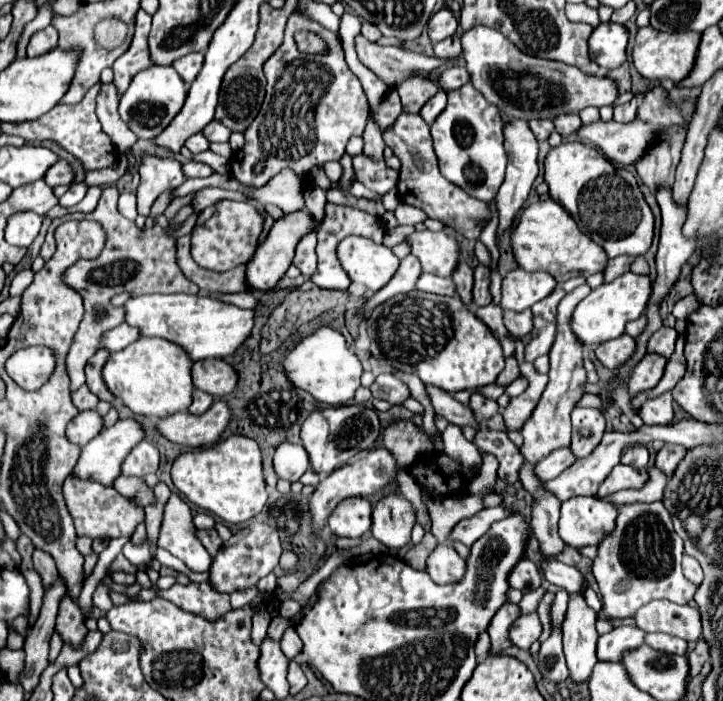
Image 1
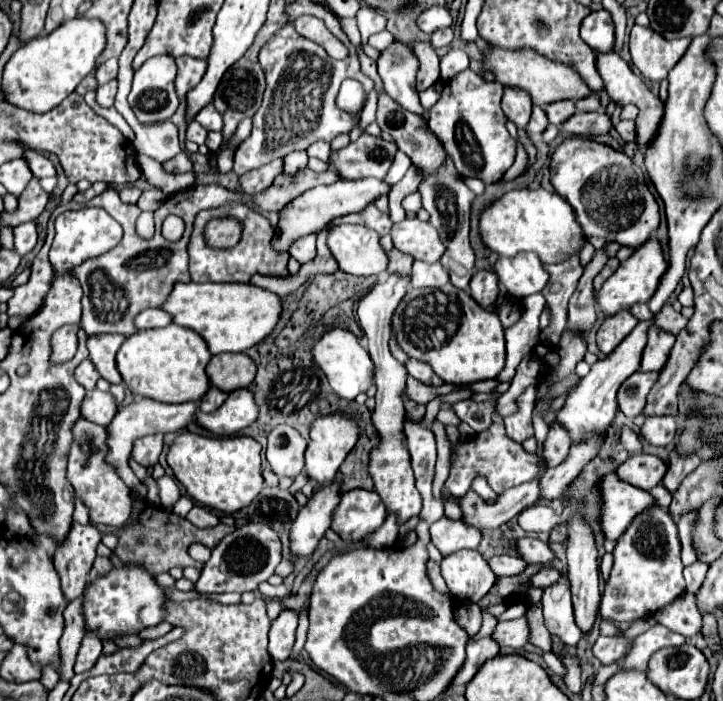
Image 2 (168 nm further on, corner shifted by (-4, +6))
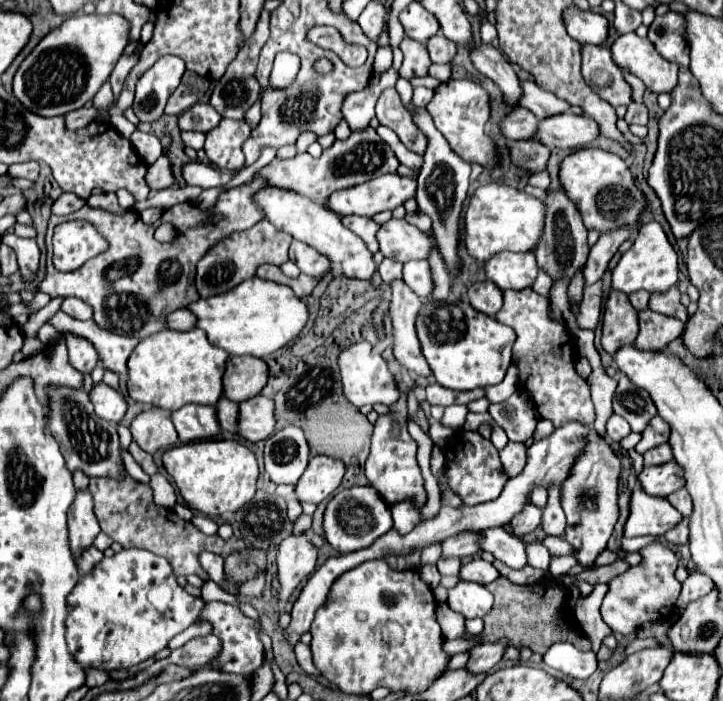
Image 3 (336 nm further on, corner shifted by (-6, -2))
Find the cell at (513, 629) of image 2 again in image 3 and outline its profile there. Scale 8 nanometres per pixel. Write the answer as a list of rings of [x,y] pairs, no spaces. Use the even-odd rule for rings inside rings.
[[[502,638],[502,642],[486,642],[480,644],[476,648],[470,650],[470,660],[468,660],[468,670],[472,670],[472,674],[486,674],[490,672],[500,658],[504,656],[504,652],[508,650],[510,642],[506,638]]]

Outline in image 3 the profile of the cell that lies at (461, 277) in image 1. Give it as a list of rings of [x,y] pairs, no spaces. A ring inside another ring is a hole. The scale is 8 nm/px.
[[[412,102],[406,106],[406,110],[410,112],[412,120],[416,122],[416,126],[424,132],[424,136],[428,138],[428,148],[424,152],[424,164],[422,170],[418,174],[418,190],[416,190],[416,202],[418,208],[428,214],[432,218],[432,236],[434,236],[434,244],[436,250],[440,252],[446,270],[450,272],[450,276],[458,276],[462,270],[462,260],[458,256],[458,246],[460,246],[460,212],[464,206],[464,200],[468,196],[468,176],[470,176],[470,164],[466,164],[464,160],[456,158],[456,154],[452,152],[452,148],[448,146],[446,138],[436,130],[432,116],[428,114],[426,108],[418,108]]]

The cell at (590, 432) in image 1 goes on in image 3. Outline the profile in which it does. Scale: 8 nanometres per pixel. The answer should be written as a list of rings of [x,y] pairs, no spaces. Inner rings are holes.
[[[528,502],[528,506],[524,506],[524,510],[516,518],[512,518],[512,530],[518,538],[522,538],[524,534],[532,532],[540,524],[540,520],[542,520],[542,508]]]

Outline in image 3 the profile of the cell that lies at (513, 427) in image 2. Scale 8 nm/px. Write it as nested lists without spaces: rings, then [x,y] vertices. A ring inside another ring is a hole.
[[[508,442],[506,448],[500,450],[500,460],[504,464],[504,470],[510,476],[516,476],[526,466],[526,444],[522,442]]]

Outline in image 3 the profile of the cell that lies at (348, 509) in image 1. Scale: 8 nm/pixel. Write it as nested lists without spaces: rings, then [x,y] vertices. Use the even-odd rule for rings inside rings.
[[[354,486],[338,492],[324,512],[324,532],[326,540],[338,552],[356,552],[368,548],[376,538],[392,528],[390,506],[380,498],[372,486]]]

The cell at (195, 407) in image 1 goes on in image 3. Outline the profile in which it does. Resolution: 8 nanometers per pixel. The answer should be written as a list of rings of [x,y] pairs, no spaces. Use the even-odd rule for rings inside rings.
[[[220,398],[220,402],[216,404],[216,416],[220,422],[220,428],[234,434],[236,432],[236,418],[238,418],[238,404],[228,400],[228,398]]]

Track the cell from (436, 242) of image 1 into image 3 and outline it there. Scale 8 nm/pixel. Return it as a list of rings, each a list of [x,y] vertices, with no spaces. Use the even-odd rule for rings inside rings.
[[[396,218],[382,224],[378,230],[378,242],[380,252],[396,262],[428,260],[428,254],[432,252],[432,238],[428,232]]]

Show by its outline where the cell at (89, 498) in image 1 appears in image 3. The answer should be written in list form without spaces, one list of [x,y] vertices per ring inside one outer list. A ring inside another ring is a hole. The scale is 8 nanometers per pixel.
[[[58,388],[50,392],[48,428],[56,442],[60,442],[60,450],[64,450],[68,470],[72,472],[82,470],[86,476],[110,476],[110,478],[120,478],[124,474],[116,426],[94,414],[94,408],[84,390]]]

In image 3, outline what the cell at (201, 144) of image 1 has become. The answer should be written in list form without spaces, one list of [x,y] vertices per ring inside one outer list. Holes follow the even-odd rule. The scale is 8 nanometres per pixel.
[[[182,132],[182,142],[194,150],[202,150],[204,146],[204,134],[200,132]]]

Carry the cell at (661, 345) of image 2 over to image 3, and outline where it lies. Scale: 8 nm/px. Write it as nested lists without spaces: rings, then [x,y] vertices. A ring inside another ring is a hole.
[[[652,310],[638,312],[638,318],[640,318],[640,334],[634,344],[638,350],[662,352],[672,340],[680,338],[684,332],[684,324],[680,320],[668,318]]]

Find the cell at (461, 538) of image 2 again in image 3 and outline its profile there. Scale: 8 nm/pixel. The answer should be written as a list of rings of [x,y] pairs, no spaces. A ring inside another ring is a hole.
[[[440,558],[440,560],[438,560],[438,570],[440,570],[440,574],[458,576],[458,574],[460,574],[460,566],[462,566],[462,558]]]

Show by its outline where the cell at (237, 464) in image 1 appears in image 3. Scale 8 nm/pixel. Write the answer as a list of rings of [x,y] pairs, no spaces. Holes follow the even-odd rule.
[[[200,440],[182,444],[166,450],[162,462],[186,504],[206,516],[236,512],[256,494],[256,480],[260,474],[256,456],[236,440]]]

